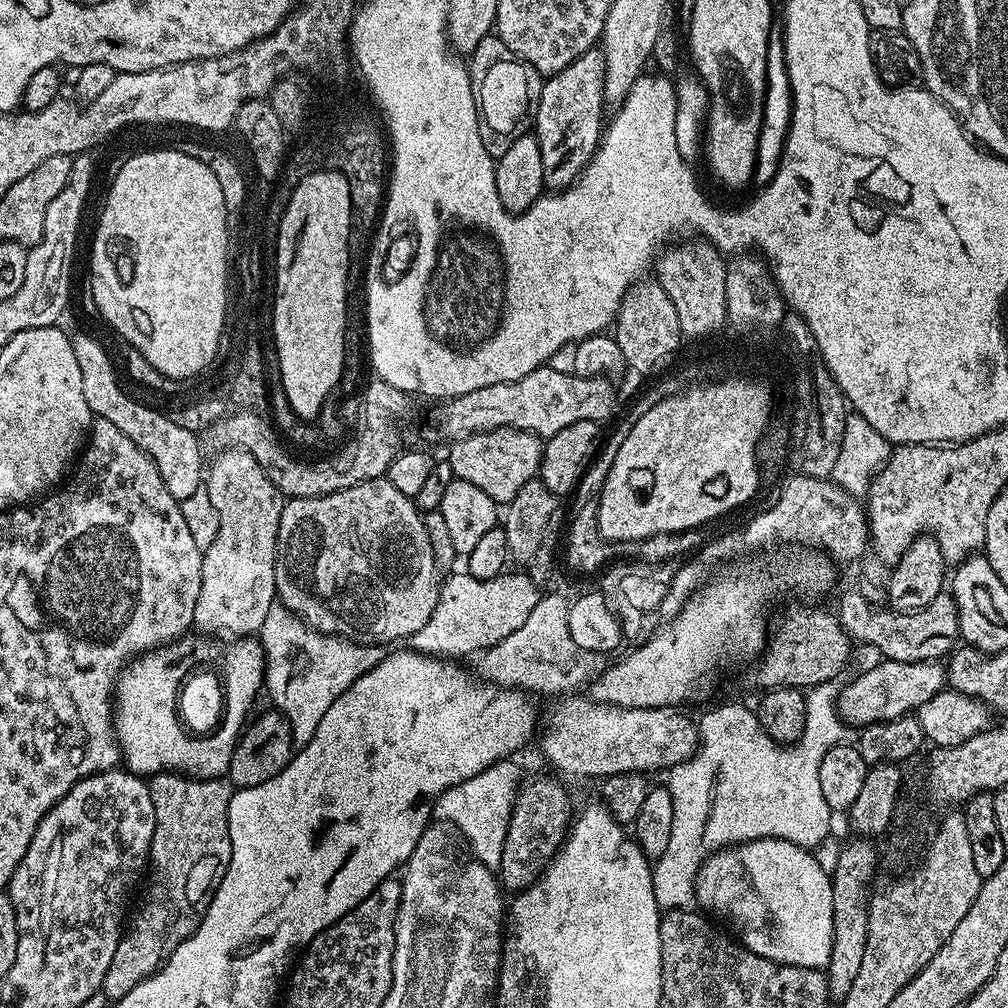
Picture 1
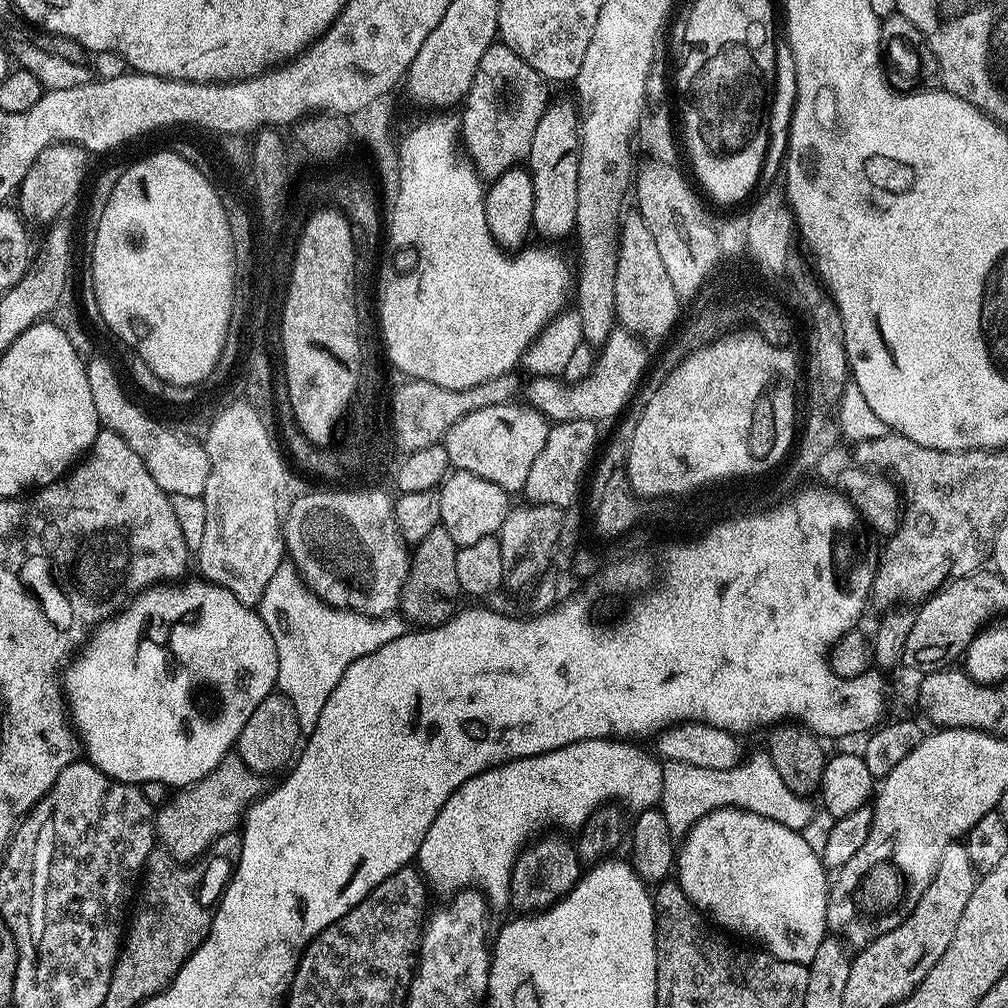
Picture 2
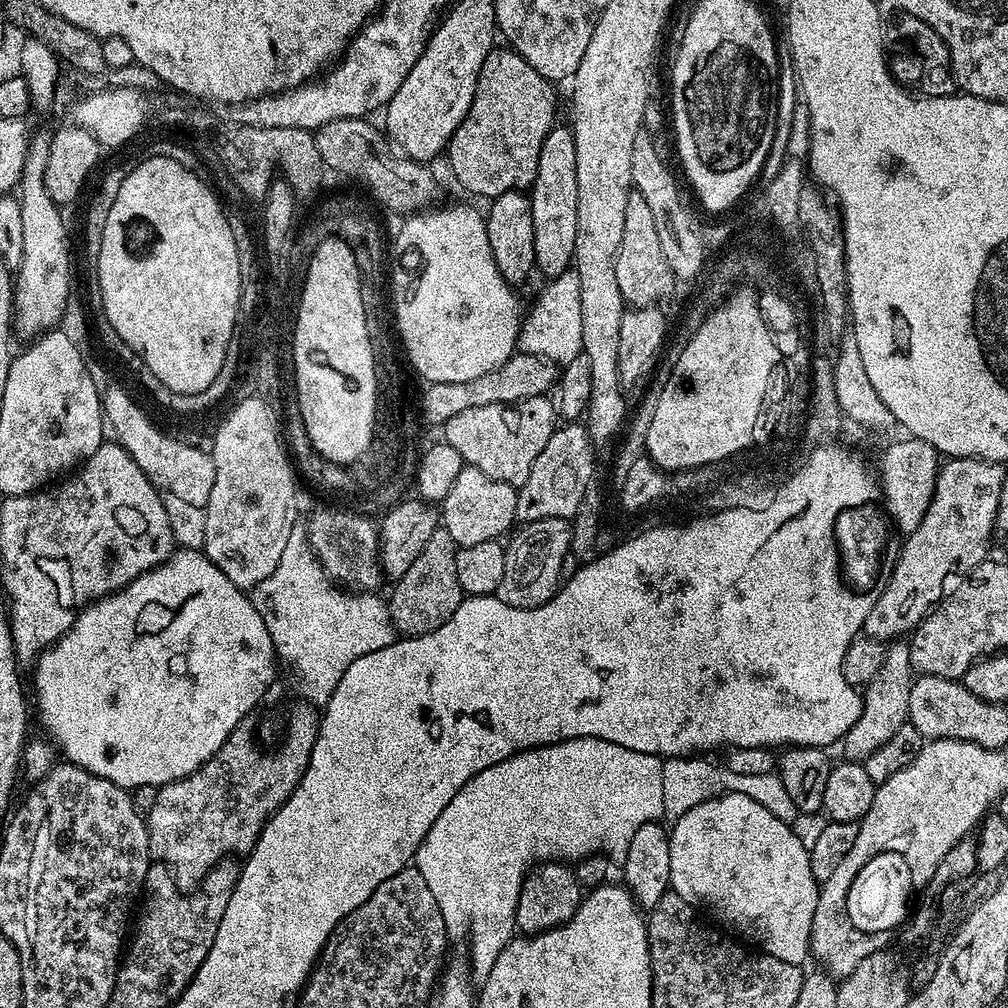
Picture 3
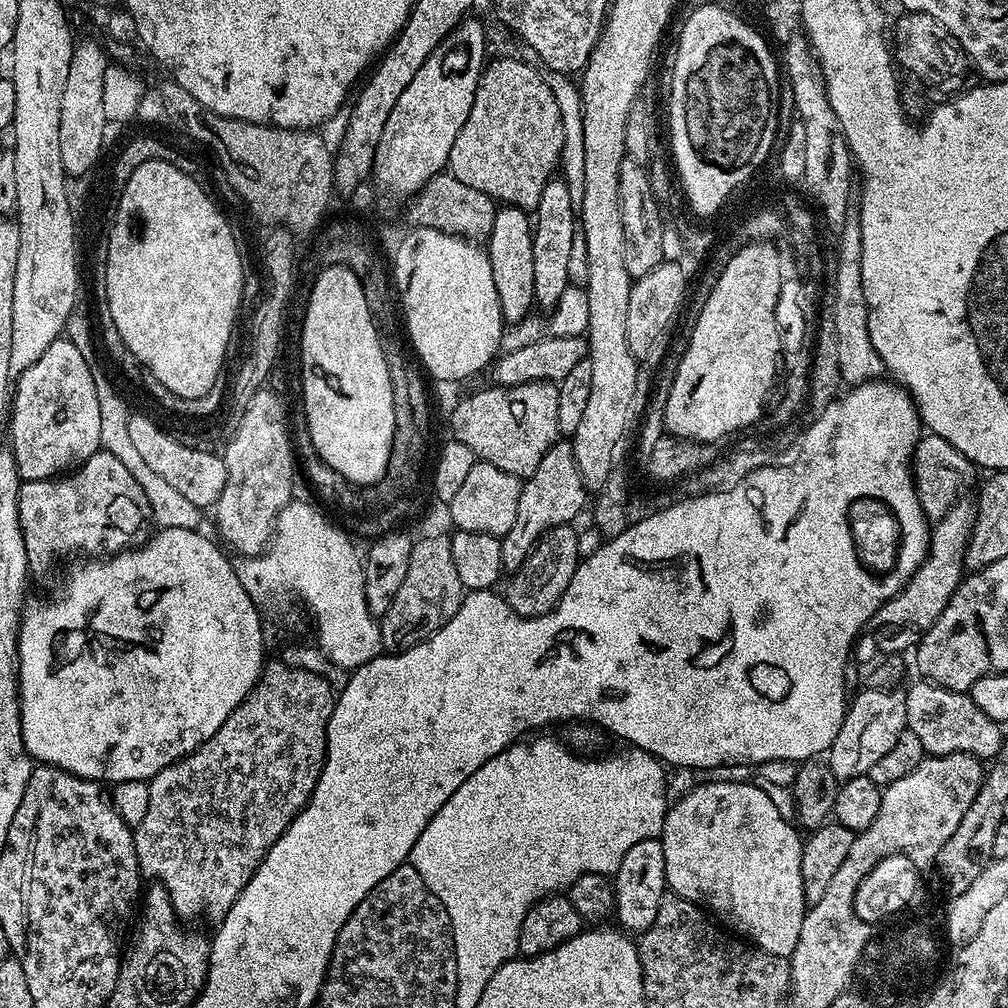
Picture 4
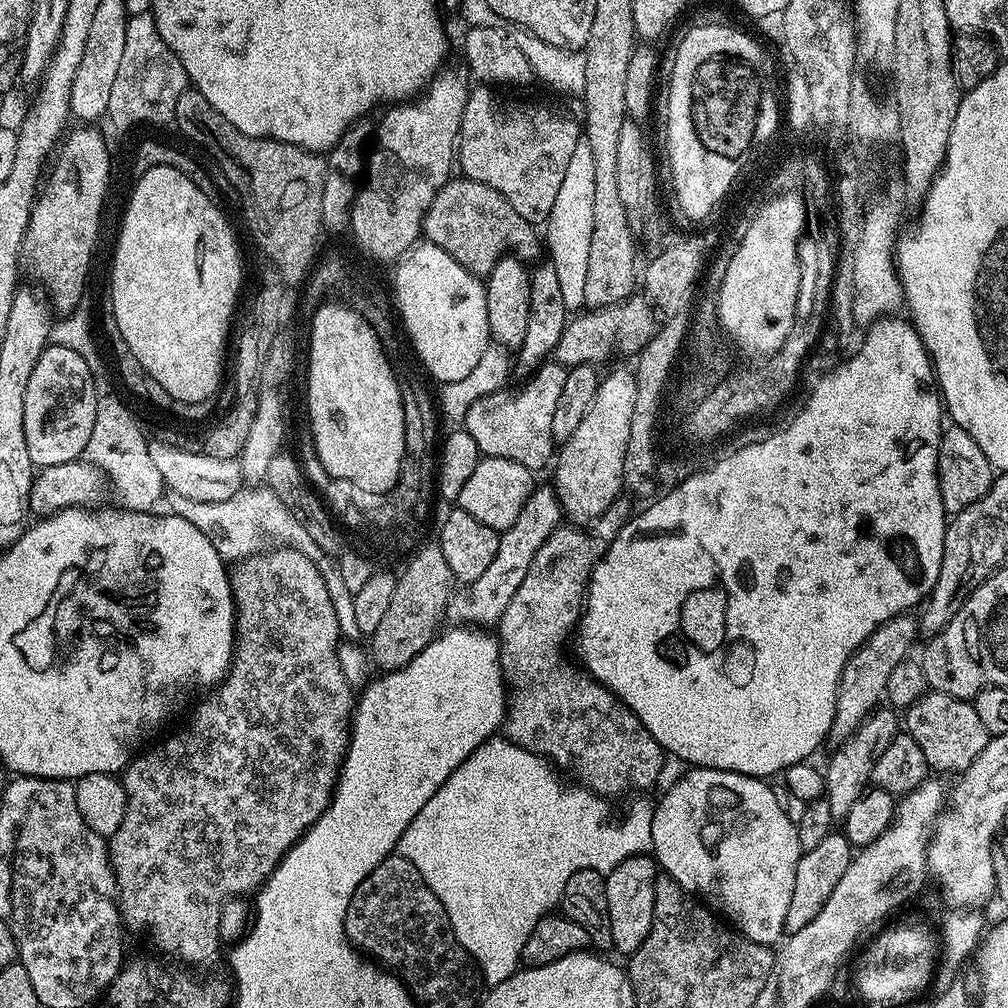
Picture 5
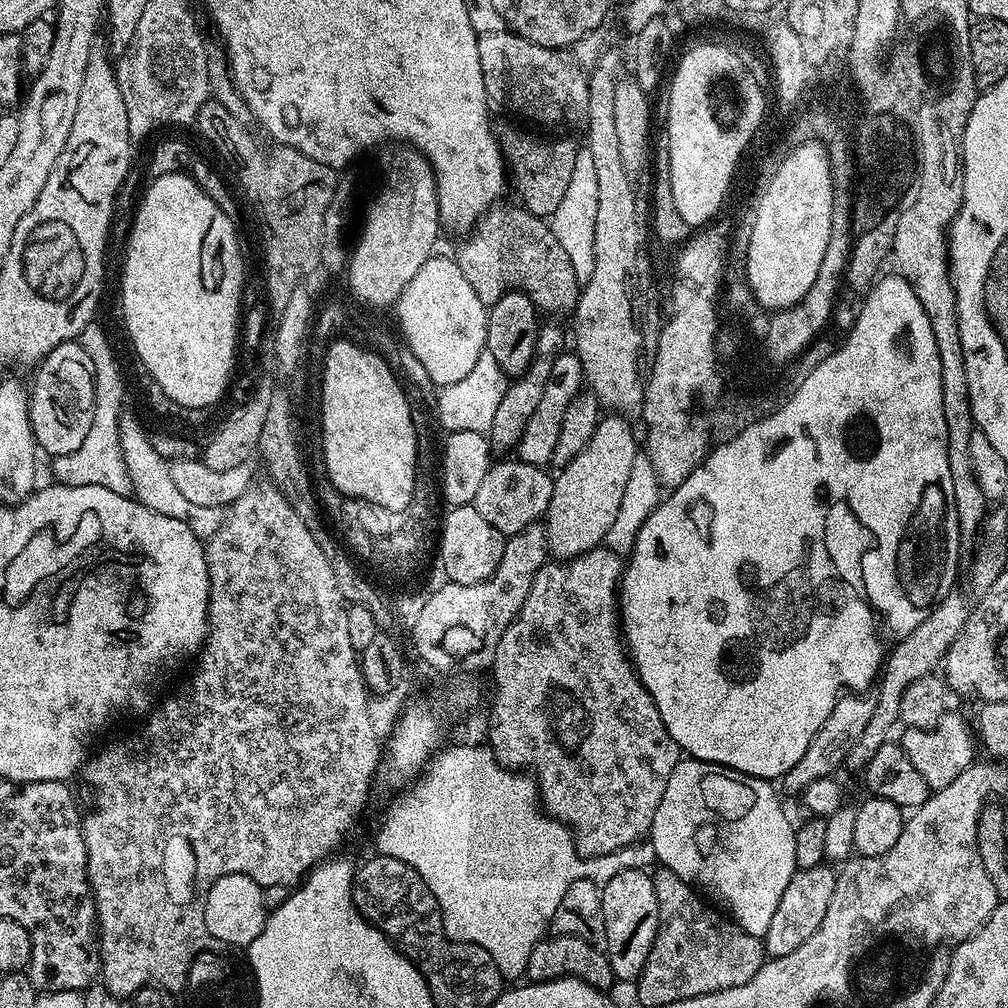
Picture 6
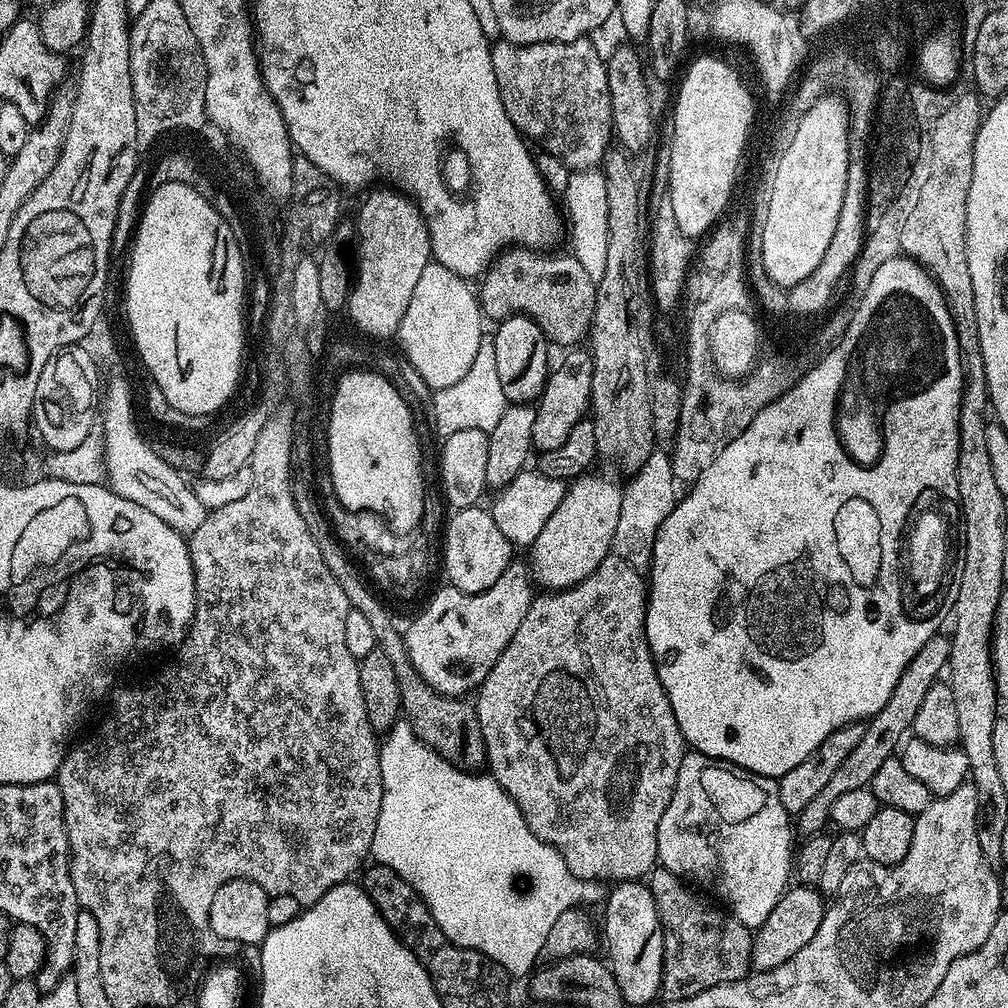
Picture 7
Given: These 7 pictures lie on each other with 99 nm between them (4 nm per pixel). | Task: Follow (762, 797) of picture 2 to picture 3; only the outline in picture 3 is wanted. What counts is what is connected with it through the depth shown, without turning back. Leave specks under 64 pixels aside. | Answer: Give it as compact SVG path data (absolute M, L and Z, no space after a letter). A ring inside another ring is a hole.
M670 756L663 761L662 802L664 803L665 817L681 816L686 814L686 810L690 810L710 798L722 796L725 792L737 792L746 794L750 798L754 798L754 802L766 806L766 810L770 810L774 814L774 818L785 822L792 822L795 821L795 817L797 818L798 811L791 802L790 795L786 794L786 789L778 775L767 772L757 776L739 776L723 766L715 768L714 765L707 764L704 760L707 759Z

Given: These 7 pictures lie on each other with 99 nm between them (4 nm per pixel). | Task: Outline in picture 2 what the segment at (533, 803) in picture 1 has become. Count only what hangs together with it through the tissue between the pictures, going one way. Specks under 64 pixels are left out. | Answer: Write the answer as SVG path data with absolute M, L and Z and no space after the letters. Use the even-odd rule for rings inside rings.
M544 836L524 844L510 874L509 905L520 914L543 911L556 901L563 899L582 875L582 861L577 855L573 841L564 836Z

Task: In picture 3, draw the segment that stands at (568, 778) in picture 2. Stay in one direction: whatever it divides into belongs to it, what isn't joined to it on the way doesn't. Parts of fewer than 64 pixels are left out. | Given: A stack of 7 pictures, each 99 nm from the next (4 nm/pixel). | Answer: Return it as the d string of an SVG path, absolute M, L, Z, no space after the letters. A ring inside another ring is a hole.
M576 736L573 740L560 740L557 744L543 744L541 748L526 748L523 752L515 752L510 758L474 774L450 798L446 810L438 814L438 818L430 826L426 838L414 857L414 867L426 878L426 886L430 886L430 894L434 894L434 902L438 902L438 910L442 910L442 918L446 922L449 937L468 936L468 952L466 963L473 977L482 982L490 974L494 962L498 962L498 954L514 938L516 926L516 903L524 877L538 864L545 862L579 862L588 857L599 857L601 854L613 852L616 858L623 857L630 846L630 838L640 827L655 824L664 816L662 802L662 760L638 750L630 750L626 746L618 746L614 742L599 740L593 736Z

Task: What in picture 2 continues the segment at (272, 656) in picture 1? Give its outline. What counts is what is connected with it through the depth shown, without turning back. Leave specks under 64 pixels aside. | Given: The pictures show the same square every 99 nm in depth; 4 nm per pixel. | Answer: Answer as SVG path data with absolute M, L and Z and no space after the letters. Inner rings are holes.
M290 562L278 566L266 586L258 611L278 649L276 688L294 706L298 726L304 734L318 726L318 714L322 714L326 698L330 698L334 686L338 686L340 675L358 658L386 646L386 642L394 642L394 638L402 638L406 631L405 621L399 615L371 619L325 604L306 588Z

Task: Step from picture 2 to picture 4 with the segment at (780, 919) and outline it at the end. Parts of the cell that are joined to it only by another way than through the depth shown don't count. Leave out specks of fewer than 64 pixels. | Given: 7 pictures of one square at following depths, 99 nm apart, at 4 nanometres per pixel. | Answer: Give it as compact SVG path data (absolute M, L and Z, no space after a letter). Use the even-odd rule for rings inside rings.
M712 780L709 784L699 784L683 793L677 799L680 801L673 808L671 805L663 816L663 828L658 839L664 855L667 887L675 895L694 904L705 909L713 908L718 915L724 916L723 923L737 937L751 942L769 957L791 957L806 911L804 883L800 874L801 837L796 837L795 830L791 828L793 825L778 814L774 802L770 802L759 783Z

